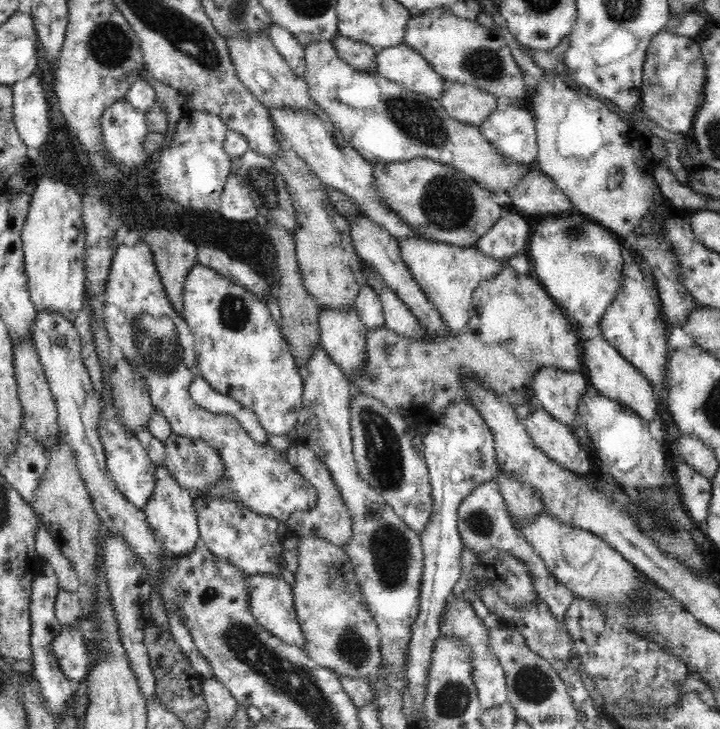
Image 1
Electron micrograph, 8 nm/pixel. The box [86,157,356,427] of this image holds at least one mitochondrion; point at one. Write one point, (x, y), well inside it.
(156, 346)

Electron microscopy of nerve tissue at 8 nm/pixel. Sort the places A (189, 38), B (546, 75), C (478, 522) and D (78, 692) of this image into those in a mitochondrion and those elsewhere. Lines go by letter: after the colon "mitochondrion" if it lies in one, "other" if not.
A: mitochondrion
B: other
C: mitochondrion
D: other

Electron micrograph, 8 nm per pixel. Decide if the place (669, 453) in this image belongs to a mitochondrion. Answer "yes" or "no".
no

